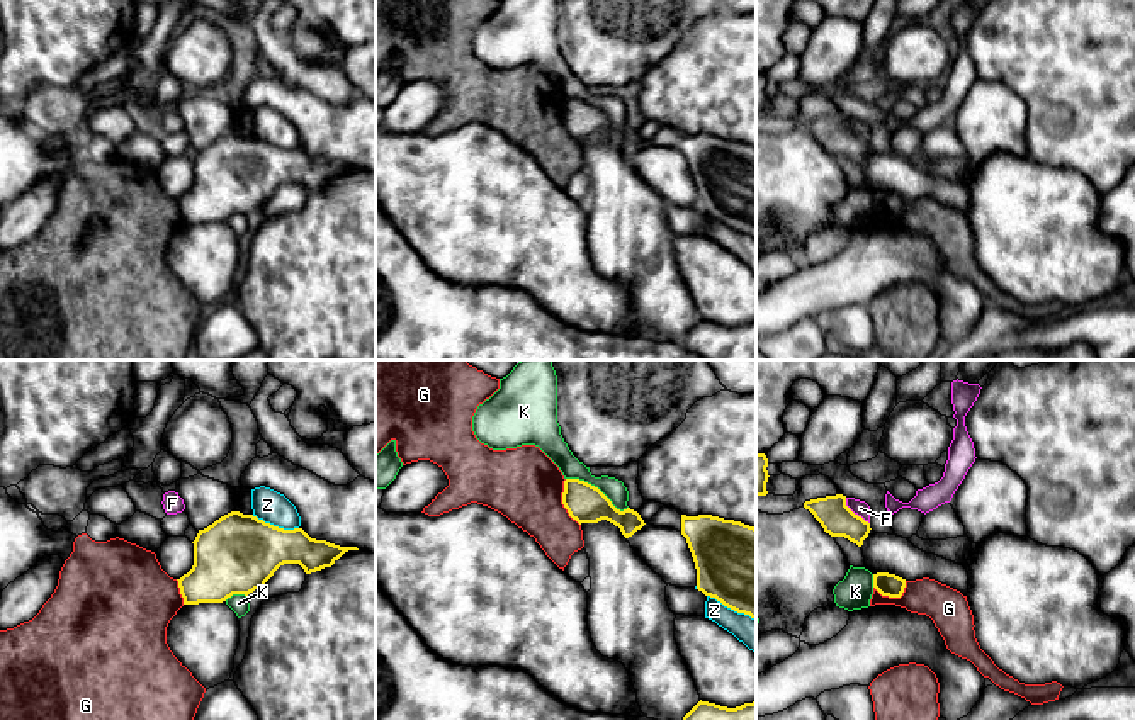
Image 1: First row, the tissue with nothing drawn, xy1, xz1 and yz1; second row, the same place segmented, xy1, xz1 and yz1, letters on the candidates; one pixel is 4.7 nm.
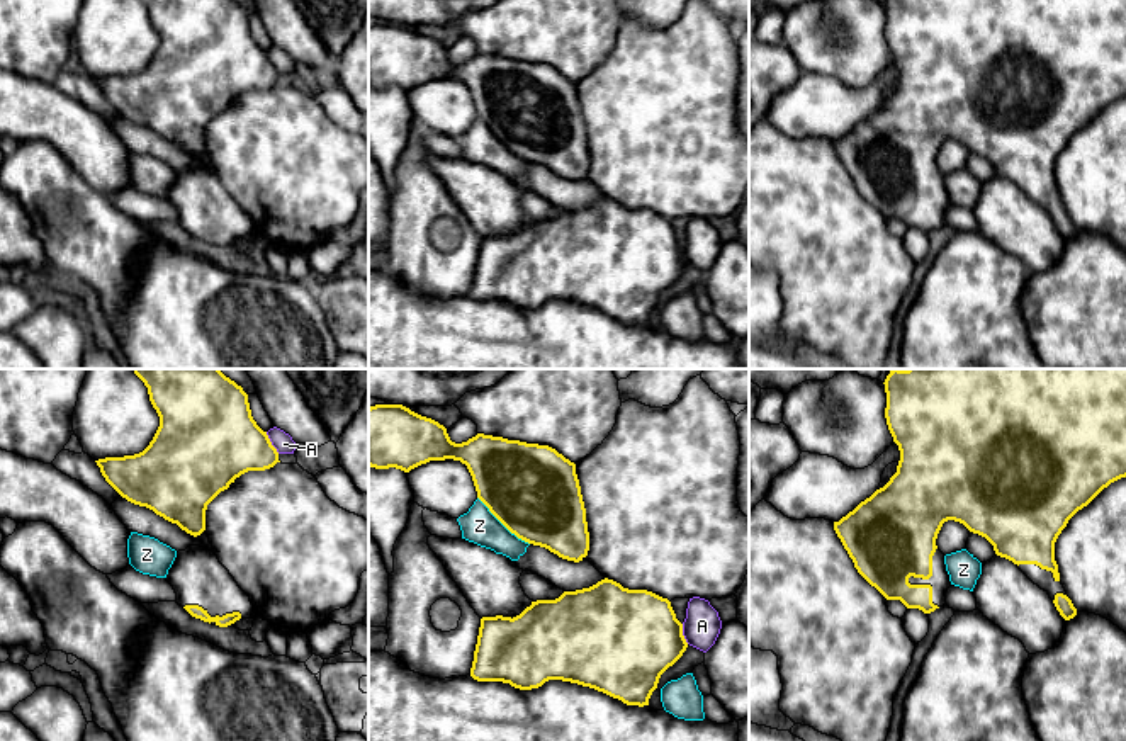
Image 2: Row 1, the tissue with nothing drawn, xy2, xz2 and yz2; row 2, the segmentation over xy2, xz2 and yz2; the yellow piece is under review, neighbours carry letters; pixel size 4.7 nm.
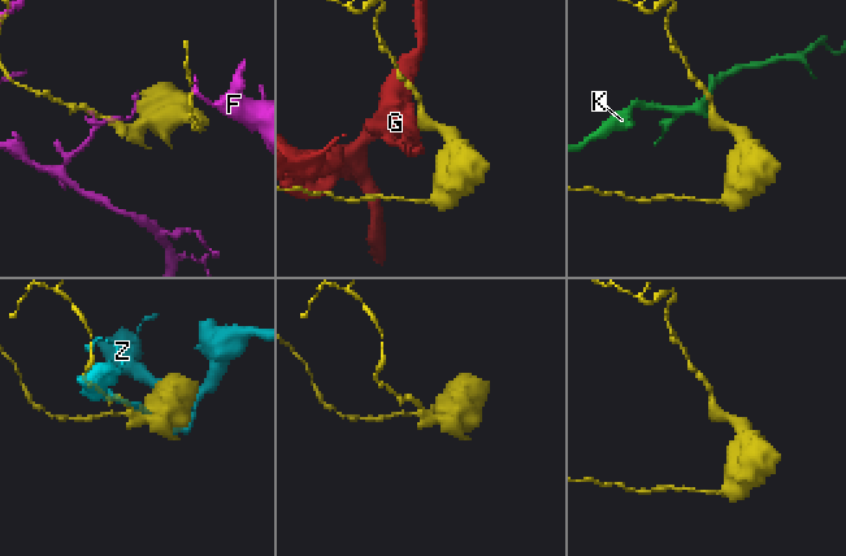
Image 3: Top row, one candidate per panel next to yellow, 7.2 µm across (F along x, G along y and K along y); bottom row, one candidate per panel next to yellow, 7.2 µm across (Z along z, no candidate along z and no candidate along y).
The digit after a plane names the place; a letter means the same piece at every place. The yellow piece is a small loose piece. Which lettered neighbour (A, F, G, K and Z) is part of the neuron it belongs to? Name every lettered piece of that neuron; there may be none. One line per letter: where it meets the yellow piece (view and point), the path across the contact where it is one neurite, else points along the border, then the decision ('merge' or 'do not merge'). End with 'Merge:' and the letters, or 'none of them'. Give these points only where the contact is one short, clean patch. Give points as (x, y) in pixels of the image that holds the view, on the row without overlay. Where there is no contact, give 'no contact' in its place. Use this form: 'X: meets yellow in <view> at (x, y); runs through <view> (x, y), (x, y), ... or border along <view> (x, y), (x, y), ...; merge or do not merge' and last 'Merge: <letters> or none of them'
A: meets yellow in xy2 at (270, 62); do not merge
F: meets yellow in yz1 at (853, 133); border along yz1 (845, 118), (845, 123), (869, 143); do not merge
G: meets yellow in xz1 at (563, 123); border along xz1 (564, 99), (563, 126), (580, 145); do not merge
K: meets yellow in xz1 at (597, 107); border along xz1 (566, 97), (587, 101), (617, 128), (627, 128); do not merge
Z: meets yellow in xz2 at (503, 143); do not merge
Merge: none of them

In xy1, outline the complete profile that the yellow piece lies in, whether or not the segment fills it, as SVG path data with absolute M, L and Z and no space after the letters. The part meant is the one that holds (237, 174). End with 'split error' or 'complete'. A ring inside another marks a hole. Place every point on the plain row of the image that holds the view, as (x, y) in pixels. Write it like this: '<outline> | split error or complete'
M231 131L204 149L194 163L194 185L178 200L184 224L223 222L233 214L248 216L274 195L284 183L299 183L306 194L331 187L345 172L357 166L340 166L311 158L302 148L284 149L253 134Z | complete

